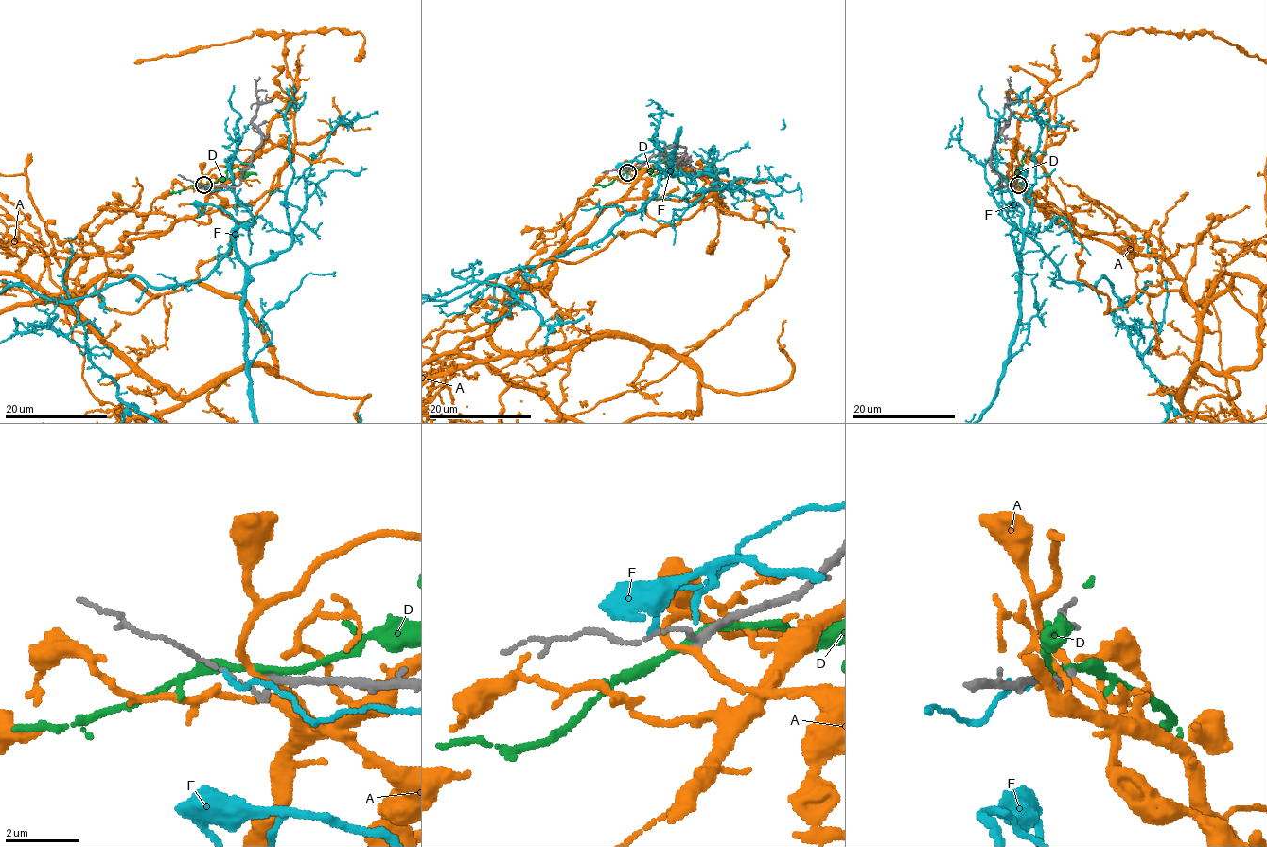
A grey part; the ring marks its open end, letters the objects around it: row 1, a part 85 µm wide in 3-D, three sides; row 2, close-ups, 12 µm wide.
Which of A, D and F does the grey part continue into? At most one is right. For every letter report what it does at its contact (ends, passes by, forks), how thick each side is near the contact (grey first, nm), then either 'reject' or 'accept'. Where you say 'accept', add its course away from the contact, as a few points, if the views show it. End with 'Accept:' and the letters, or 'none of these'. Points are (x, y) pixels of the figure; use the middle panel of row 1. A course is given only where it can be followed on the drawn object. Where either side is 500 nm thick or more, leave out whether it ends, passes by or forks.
A: it passes by; calibres 190 and 180 nm; reject
D: it passes by; calibres 200 and 160 nm; reject
F: it ends; calibres 90 and 110 nm; reject
Accept: none of these

